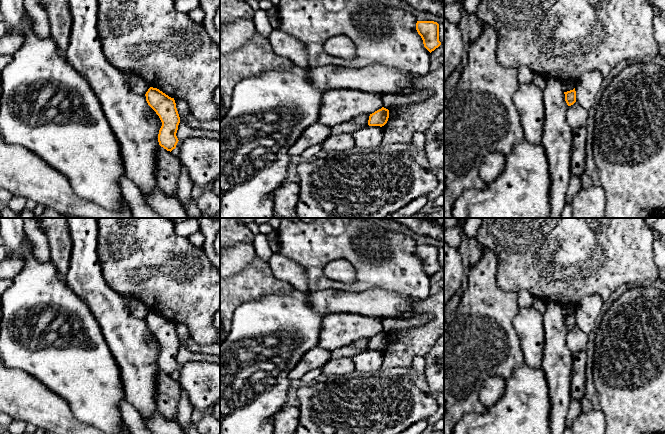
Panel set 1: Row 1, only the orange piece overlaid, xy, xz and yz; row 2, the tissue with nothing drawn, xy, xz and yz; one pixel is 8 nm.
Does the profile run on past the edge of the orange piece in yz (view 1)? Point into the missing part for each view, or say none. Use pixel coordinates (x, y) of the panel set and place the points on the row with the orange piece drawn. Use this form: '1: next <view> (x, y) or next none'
1: next none

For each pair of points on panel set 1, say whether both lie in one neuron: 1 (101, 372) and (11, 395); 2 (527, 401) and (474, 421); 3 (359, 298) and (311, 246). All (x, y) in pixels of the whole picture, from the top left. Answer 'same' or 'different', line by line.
1: different
2: same
3: different

